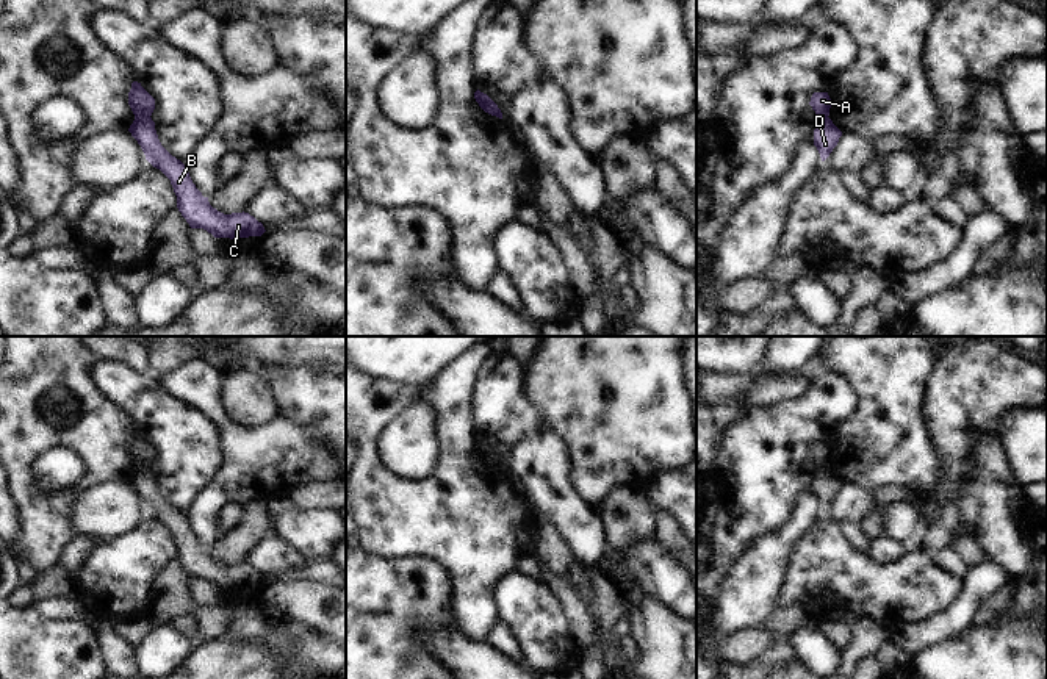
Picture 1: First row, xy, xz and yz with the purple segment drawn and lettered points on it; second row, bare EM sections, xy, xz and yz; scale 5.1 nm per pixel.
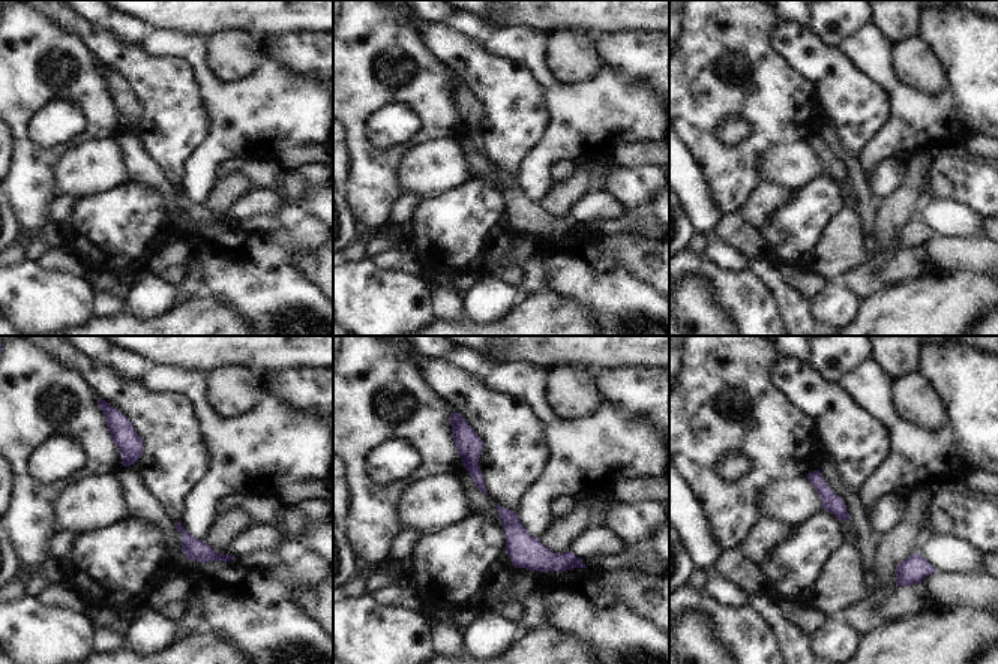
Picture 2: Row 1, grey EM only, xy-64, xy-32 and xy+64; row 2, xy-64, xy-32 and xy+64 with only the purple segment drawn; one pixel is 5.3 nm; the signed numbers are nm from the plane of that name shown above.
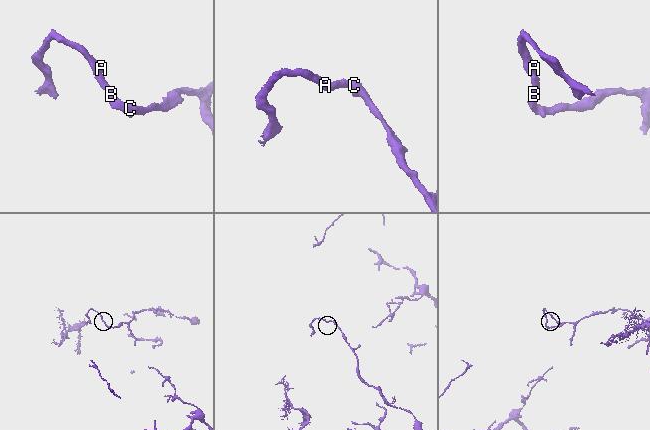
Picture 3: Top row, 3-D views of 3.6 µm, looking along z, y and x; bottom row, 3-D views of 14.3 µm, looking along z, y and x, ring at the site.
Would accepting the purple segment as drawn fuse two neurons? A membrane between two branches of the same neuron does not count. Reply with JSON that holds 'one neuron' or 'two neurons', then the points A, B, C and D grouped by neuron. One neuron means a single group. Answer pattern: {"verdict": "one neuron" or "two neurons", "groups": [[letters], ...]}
{"verdict": "two neurons", "groups": [["A"], ["B", "C", "D"]]}

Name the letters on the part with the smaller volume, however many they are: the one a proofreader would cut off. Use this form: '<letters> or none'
A

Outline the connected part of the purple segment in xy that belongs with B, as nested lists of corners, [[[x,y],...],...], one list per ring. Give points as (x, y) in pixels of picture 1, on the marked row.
[[[150,116],[135,119],[128,131],[141,146],[146,160],[171,180],[177,208],[191,228],[203,228],[214,238],[230,239],[261,236],[266,232],[249,213],[224,214],[213,208],[192,183],[186,166],[161,146]]]

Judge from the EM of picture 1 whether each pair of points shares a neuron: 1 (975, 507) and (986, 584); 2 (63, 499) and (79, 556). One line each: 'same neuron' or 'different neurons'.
1: different neurons
2: different neurons

